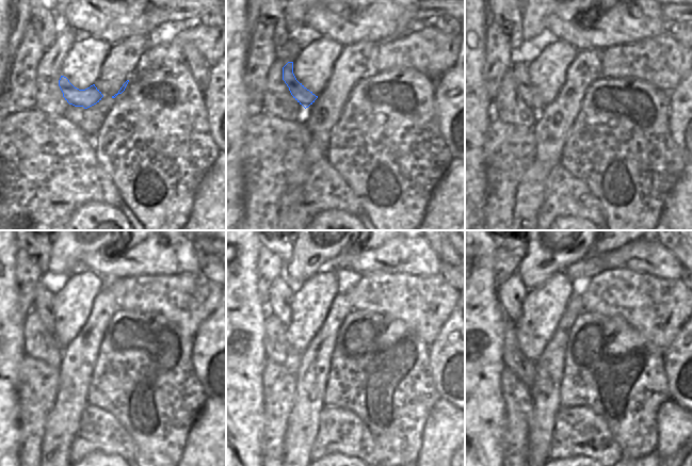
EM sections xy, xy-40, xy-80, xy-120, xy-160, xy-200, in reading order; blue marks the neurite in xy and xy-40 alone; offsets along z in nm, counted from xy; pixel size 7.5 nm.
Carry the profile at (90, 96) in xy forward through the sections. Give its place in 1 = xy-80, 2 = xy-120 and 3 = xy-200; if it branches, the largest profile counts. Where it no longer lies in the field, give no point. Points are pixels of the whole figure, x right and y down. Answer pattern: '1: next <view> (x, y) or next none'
1: next xy-80 (530, 94)
2: next xy-120 (43, 300)
3: next xy-200 (511, 294)

